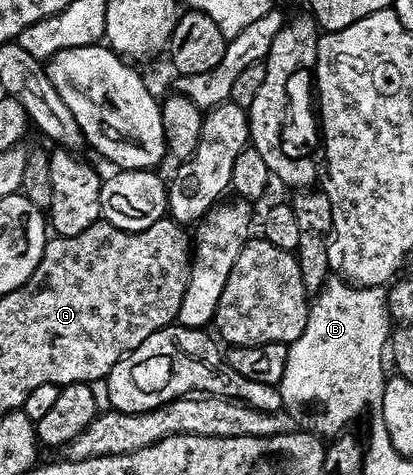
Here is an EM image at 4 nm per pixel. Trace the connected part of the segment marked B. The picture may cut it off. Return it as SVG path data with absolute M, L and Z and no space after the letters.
M331 278L327 280L326 285L322 287L322 289L317 292L317 294L309 301L309 306L310 306L310 313L308 314L308 322L304 326L304 334L300 334L300 338L296 338L293 340L291 344L288 345L288 362L284 366L284 374L280 378L280 382L278 383L277 390L282 395L282 402L283 405L286 406L294 406L290 404L319 404L320 407L322 407L322 416L324 419L327 420L328 423L330 424L346 424L349 422L349 420L354 420L357 418L358 415L361 414L362 411L365 410L365 408L370 408L373 406L378 406L381 405L382 403L382 395L384 394L384 386L386 385L387 382L387 377L385 375L382 376L382 352L384 356L384 349L387 347L389 338L390 338L390 333L392 331L392 321L390 319L390 312L386 308L386 292L383 291L381 287L376 287L376 288L360 288L357 287L349 282L347 282L345 279L342 278Z

